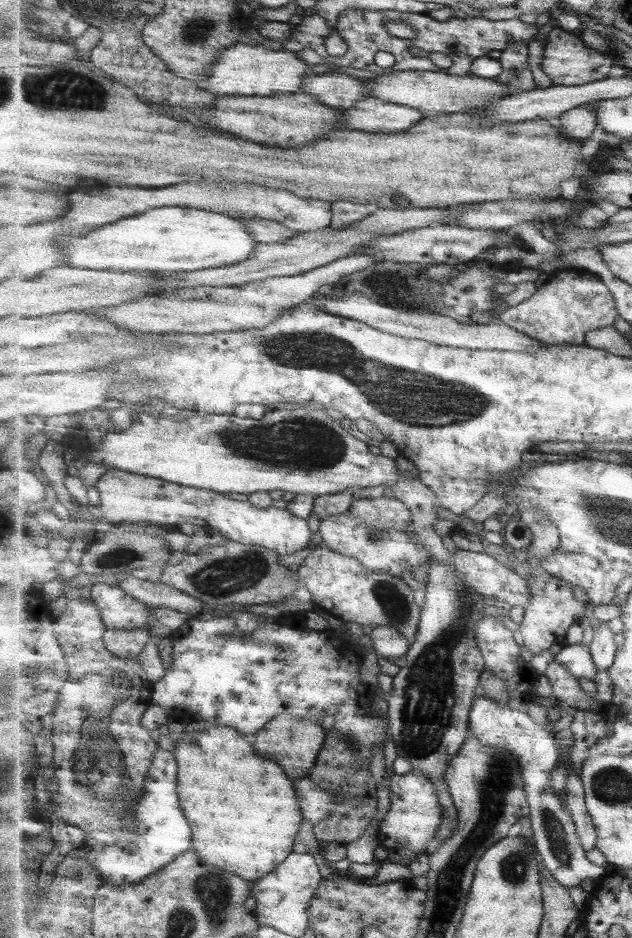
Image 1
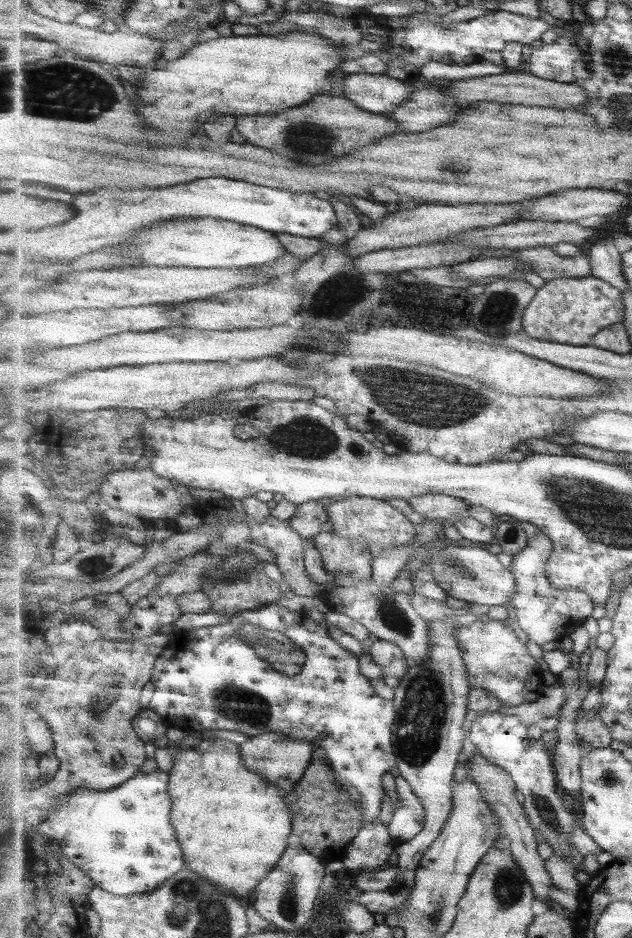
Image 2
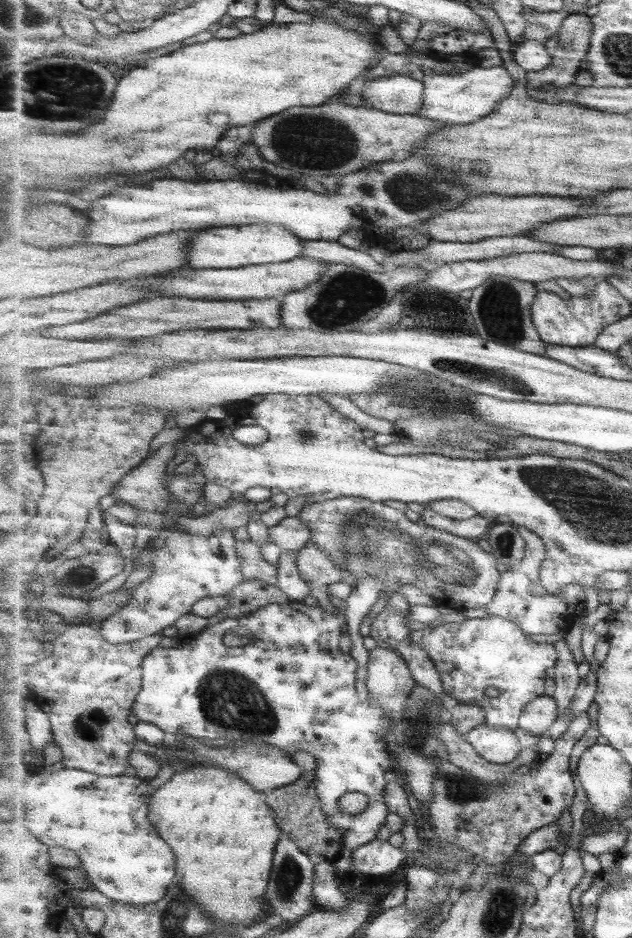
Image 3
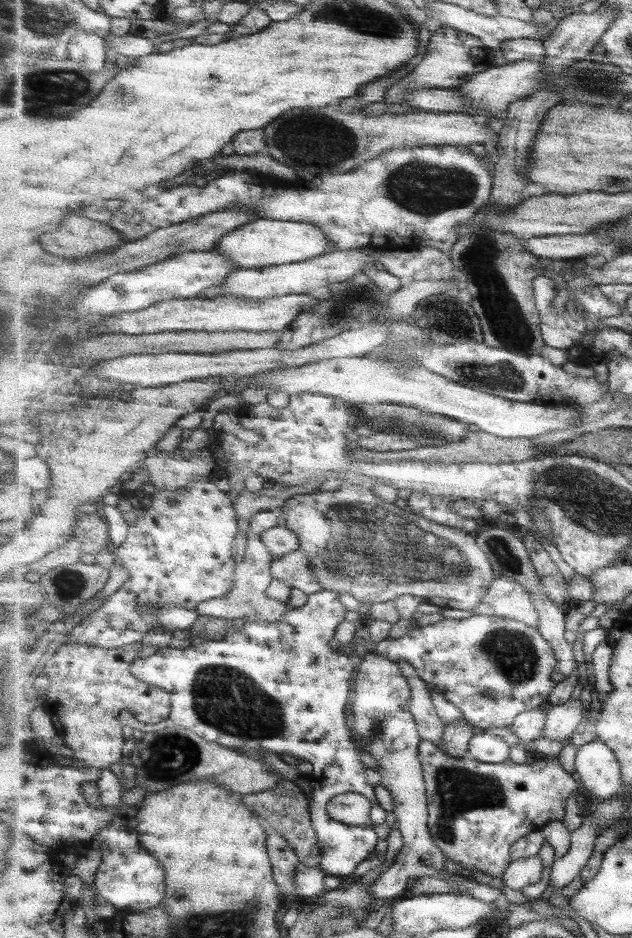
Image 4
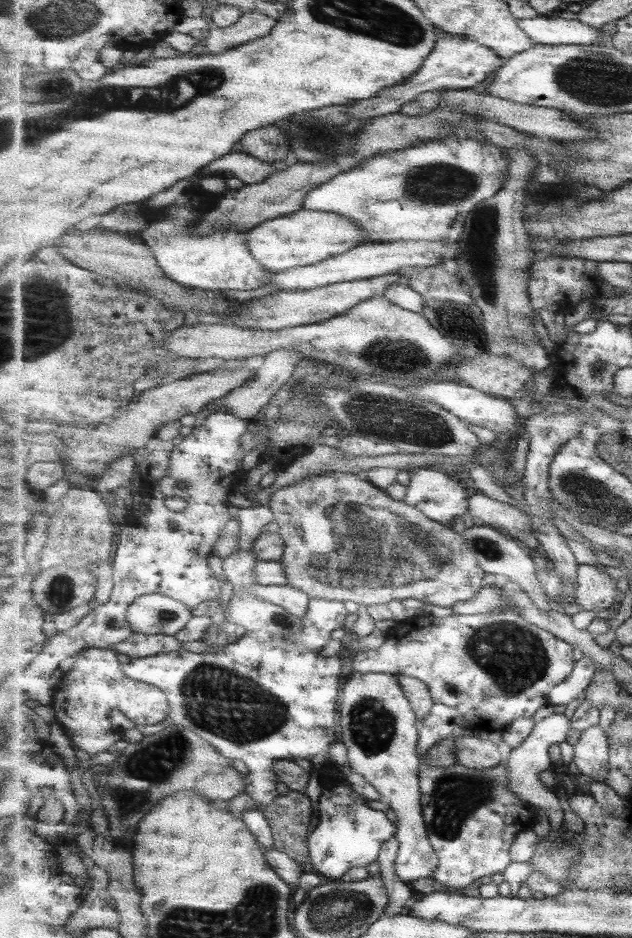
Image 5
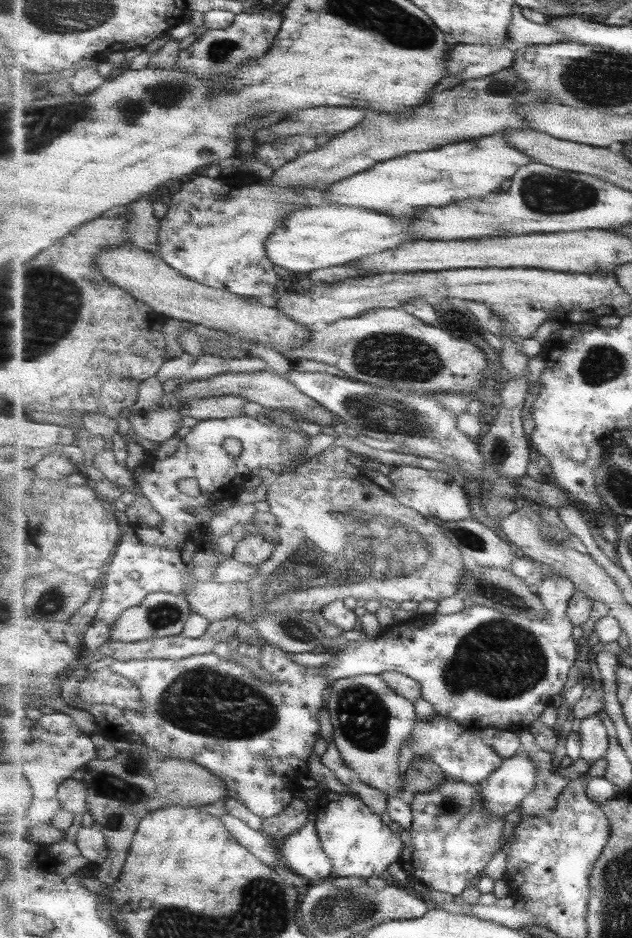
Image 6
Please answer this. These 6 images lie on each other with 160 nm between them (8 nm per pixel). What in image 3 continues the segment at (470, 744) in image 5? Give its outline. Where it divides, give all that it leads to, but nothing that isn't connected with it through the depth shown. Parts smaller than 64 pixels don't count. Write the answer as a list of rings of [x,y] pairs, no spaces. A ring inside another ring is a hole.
[[[487,721],[471,730],[466,739],[481,757],[494,764],[509,764],[523,751],[512,728],[495,728]]]

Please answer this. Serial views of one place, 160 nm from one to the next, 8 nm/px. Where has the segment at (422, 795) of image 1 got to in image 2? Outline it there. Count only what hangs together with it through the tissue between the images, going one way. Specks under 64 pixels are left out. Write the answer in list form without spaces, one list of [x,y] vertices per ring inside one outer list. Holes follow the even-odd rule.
[[[400,774],[396,778],[396,792],[399,802],[394,809],[388,830],[391,837],[399,843],[415,838],[424,830],[426,812],[409,782]]]

